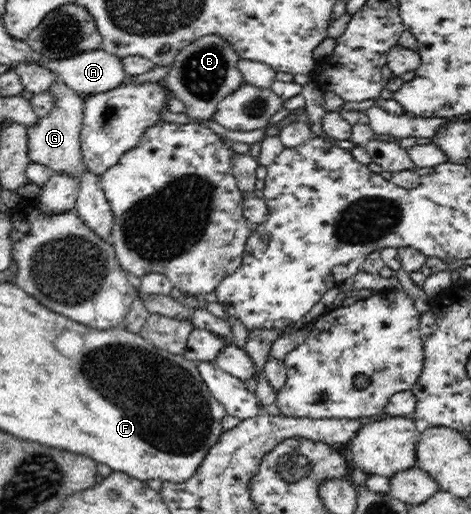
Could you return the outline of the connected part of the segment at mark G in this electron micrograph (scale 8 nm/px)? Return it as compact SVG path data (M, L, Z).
M61 79L55 81L48 89L55 97L55 110L35 126L27 128L29 158L32 163L51 167L54 173L65 173L80 180L80 176L86 170L80 147L85 97L69 88Z

